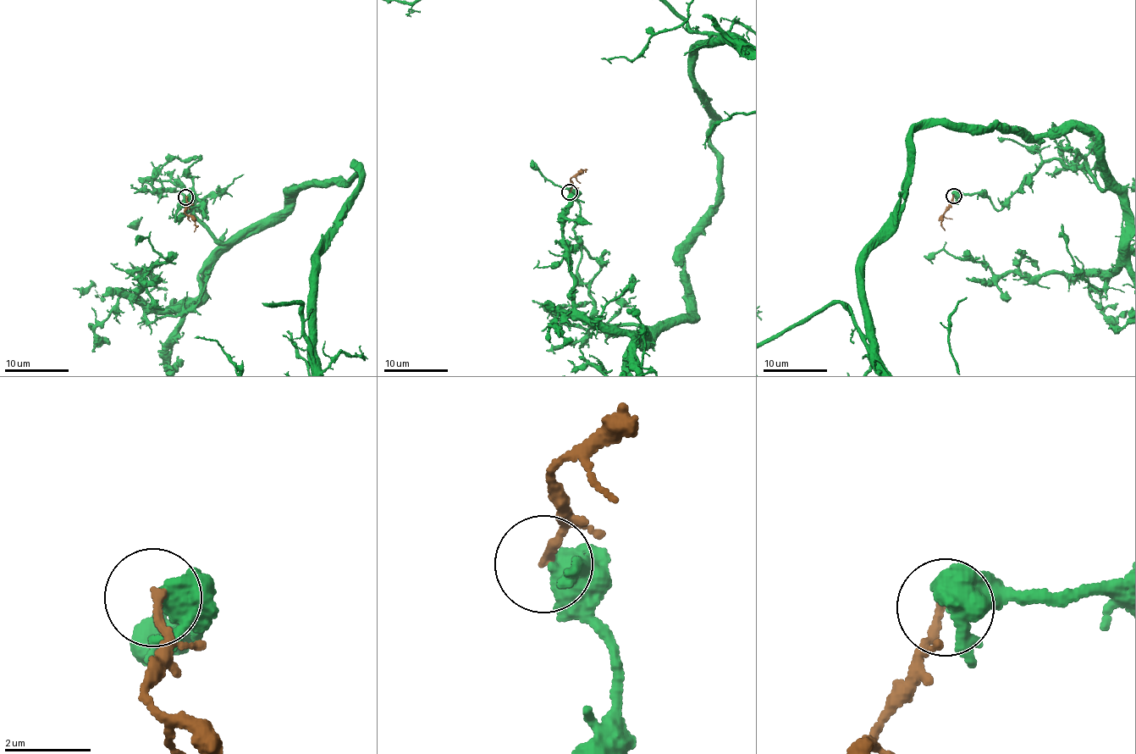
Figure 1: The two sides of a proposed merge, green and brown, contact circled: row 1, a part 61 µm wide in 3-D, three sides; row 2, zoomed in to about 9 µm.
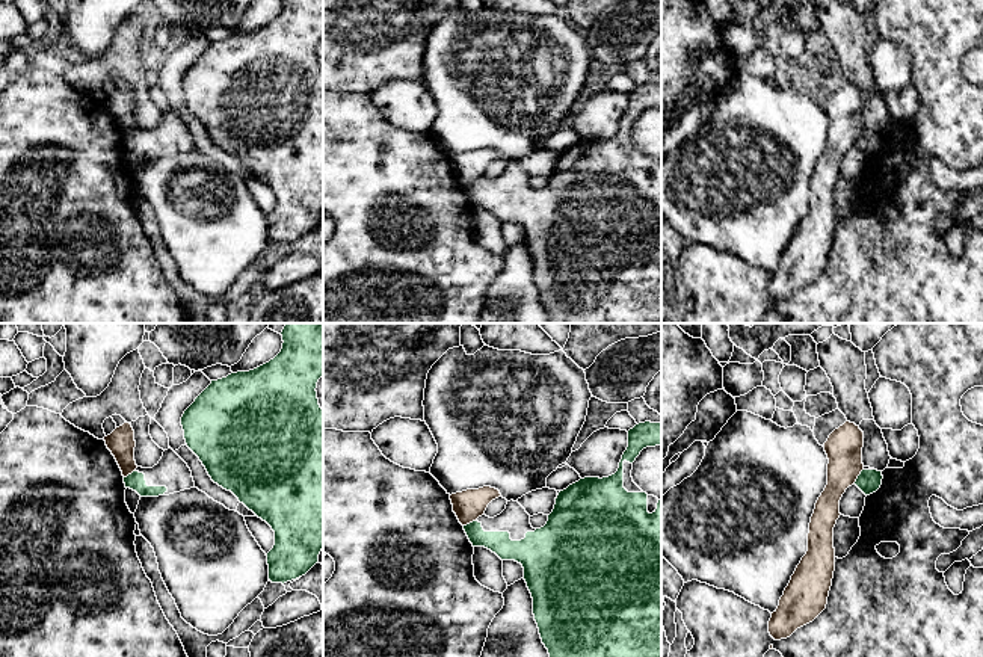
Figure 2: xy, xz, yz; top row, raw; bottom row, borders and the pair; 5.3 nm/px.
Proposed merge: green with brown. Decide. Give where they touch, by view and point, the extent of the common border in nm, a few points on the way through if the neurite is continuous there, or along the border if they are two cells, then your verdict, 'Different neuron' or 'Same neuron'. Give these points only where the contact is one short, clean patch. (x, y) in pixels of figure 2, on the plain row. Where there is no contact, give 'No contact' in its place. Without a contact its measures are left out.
Touches green at yz (858, 138). Shared border 100 nm. Boundary: yz (862, 130), (853, 145). Different neuron

